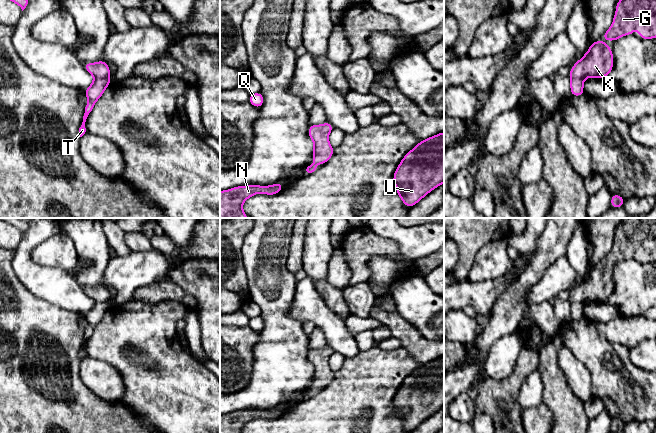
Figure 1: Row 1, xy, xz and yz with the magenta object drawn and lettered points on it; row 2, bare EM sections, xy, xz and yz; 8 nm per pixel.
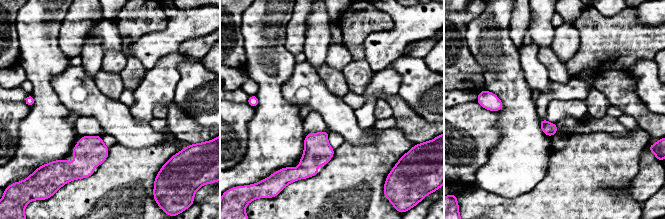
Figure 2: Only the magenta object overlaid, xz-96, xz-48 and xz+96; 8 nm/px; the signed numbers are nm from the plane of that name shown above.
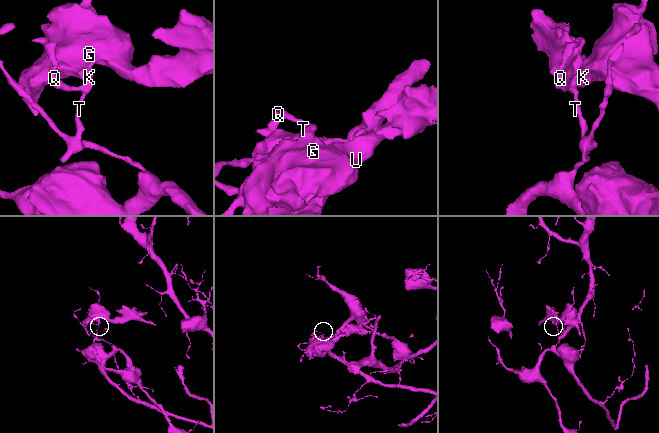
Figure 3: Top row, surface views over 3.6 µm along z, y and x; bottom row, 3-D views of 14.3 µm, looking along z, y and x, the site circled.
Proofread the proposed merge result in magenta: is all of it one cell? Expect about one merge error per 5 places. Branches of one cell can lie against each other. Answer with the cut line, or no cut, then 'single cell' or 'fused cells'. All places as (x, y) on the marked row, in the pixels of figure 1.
no cut; single cell

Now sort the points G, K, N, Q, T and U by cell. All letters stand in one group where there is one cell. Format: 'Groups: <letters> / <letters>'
Groups: G K N Q T U

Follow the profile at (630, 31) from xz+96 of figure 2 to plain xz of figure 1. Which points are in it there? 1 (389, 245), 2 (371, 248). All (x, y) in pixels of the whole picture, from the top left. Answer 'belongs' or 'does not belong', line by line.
1: belongs
2: belongs

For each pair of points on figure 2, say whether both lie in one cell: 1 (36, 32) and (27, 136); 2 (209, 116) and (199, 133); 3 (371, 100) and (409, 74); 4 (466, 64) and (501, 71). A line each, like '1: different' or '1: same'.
1: same
2: different
3: different
4: different

